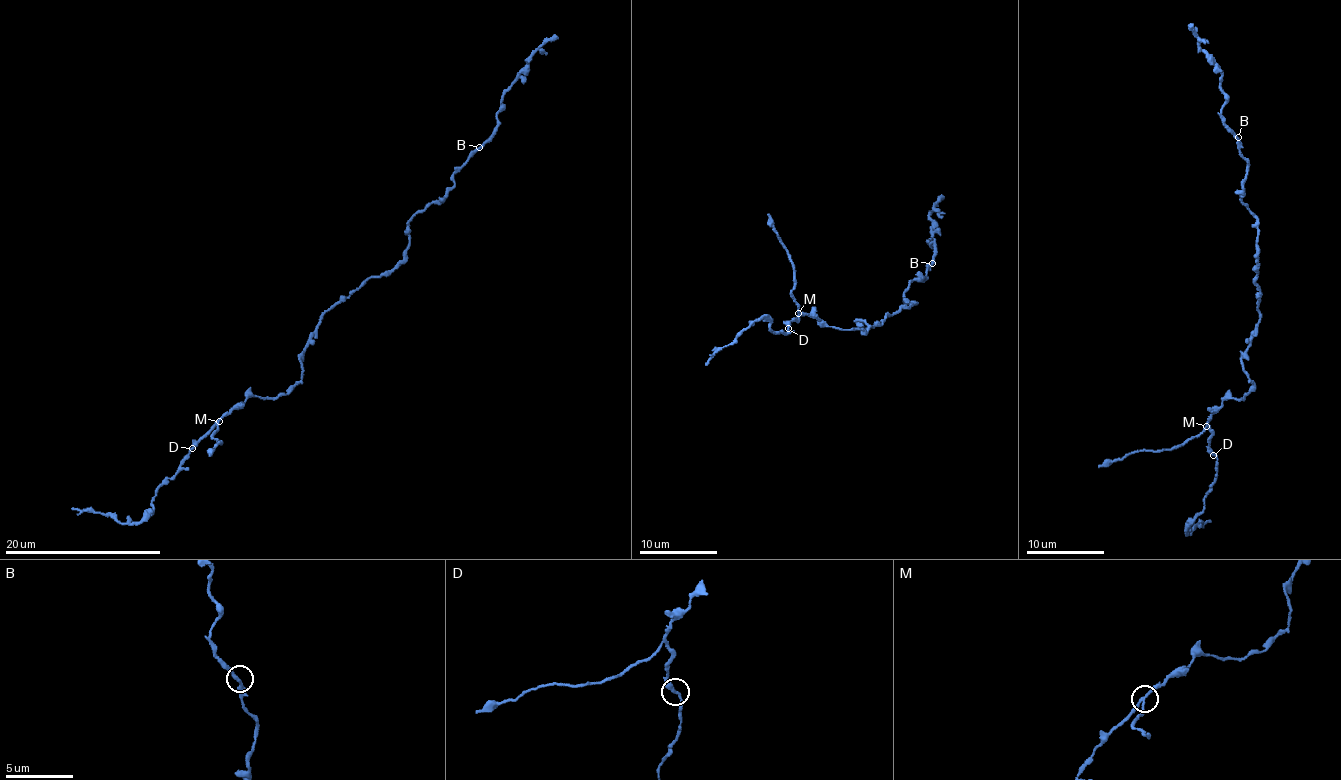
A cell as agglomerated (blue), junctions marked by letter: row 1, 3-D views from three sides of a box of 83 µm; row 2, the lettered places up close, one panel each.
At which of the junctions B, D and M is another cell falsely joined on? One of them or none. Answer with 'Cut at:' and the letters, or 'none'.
Cut at: M

